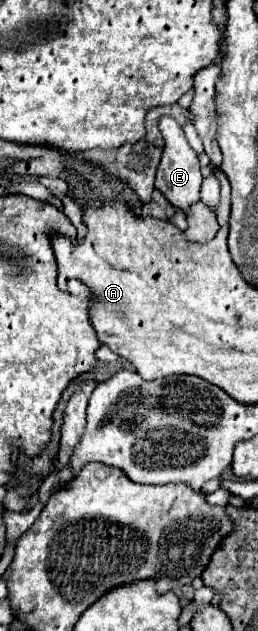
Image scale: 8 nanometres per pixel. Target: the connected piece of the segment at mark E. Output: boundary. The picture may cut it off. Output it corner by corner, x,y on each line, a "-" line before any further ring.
164,115
160,117
160,133
164,137
164,151
162,151
162,159
158,165
158,173
156,173
156,189
162,191
162,195
180,209
188,209
192,203
196,203
200,199
200,185
202,185
202,175
200,175
200,163
198,163
198,155
196,151
188,145
182,127
176,123
176,119

